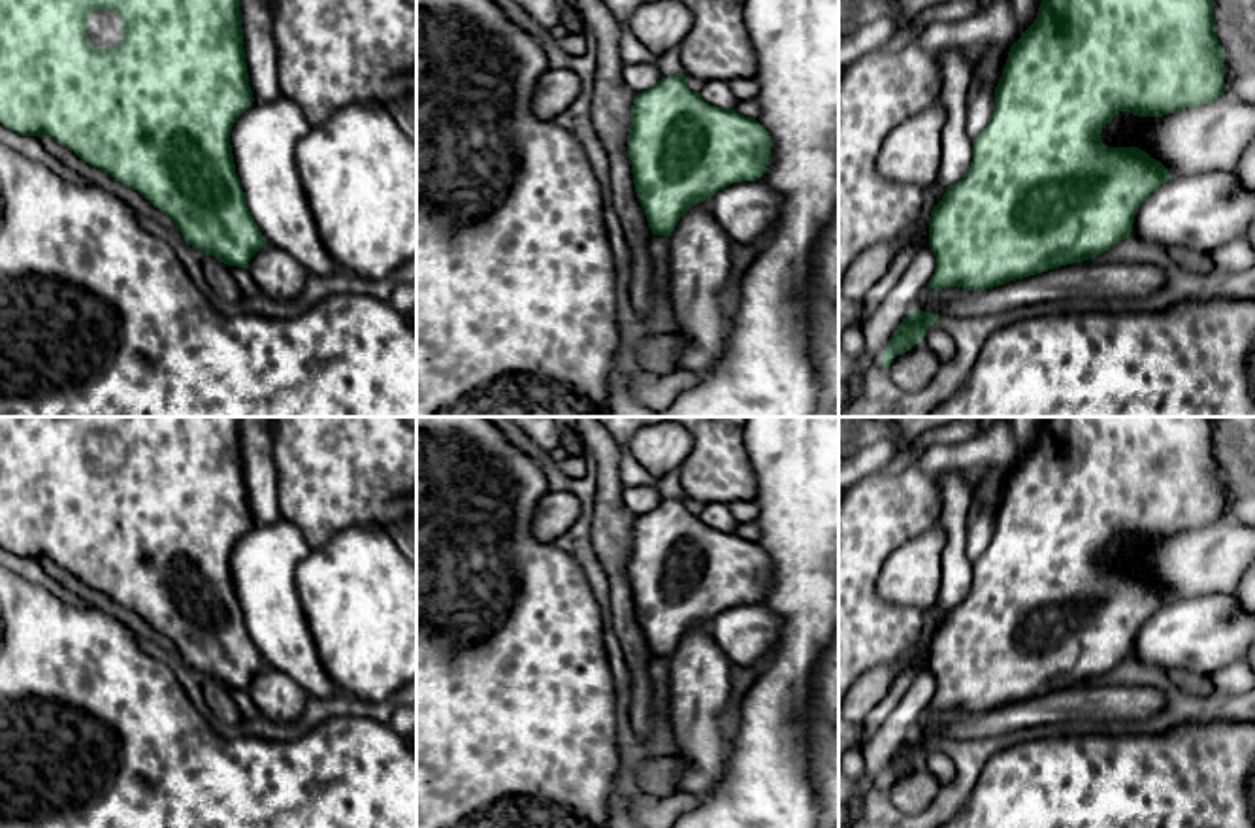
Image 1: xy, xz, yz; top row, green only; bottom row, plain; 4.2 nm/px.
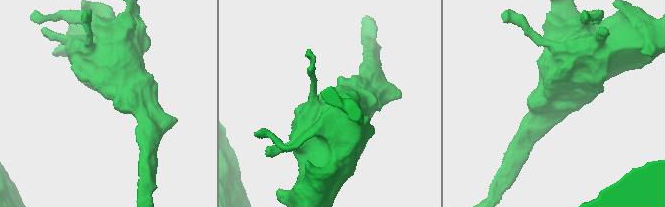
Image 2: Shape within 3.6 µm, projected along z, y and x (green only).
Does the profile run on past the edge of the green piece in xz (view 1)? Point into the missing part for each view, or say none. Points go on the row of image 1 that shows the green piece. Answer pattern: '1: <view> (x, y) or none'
1: none

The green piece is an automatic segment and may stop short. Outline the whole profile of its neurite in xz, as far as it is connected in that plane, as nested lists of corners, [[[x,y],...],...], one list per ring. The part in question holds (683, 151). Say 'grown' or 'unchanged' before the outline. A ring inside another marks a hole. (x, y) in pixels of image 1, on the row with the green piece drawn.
unchanged; [[[661,77],[654,87],[637,92],[631,106],[628,155],[637,198],[654,236],[671,236],[680,217],[718,190],[759,179],[769,164],[773,140],[756,121],[735,109],[710,106],[688,89],[688,77]]]

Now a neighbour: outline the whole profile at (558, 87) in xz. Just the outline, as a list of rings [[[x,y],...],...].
[[[554,66],[541,75],[533,92],[533,111],[541,119],[556,119],[580,92],[577,72]]]

